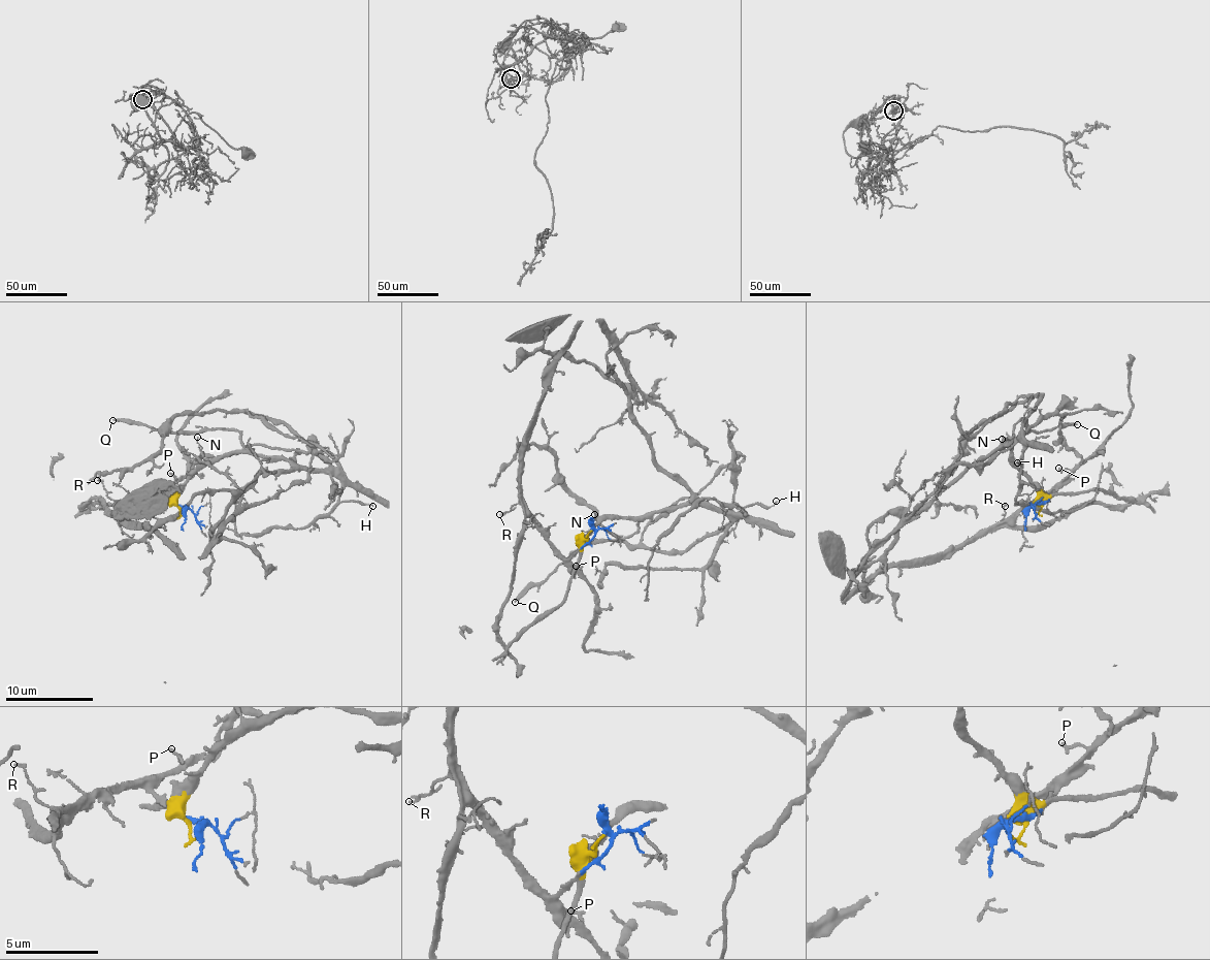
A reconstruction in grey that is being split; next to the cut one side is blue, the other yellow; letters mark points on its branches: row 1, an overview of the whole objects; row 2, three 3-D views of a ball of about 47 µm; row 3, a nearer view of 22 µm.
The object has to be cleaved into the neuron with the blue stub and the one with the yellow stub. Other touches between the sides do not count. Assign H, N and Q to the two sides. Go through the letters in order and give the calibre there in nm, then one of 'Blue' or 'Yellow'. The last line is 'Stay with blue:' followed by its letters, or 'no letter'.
H: Thickness 80 nm. Yellow
N: Thickness 100 nm. Yellow
Q: Thickness 240 nm. Yellow
Stay with blue: no letter

